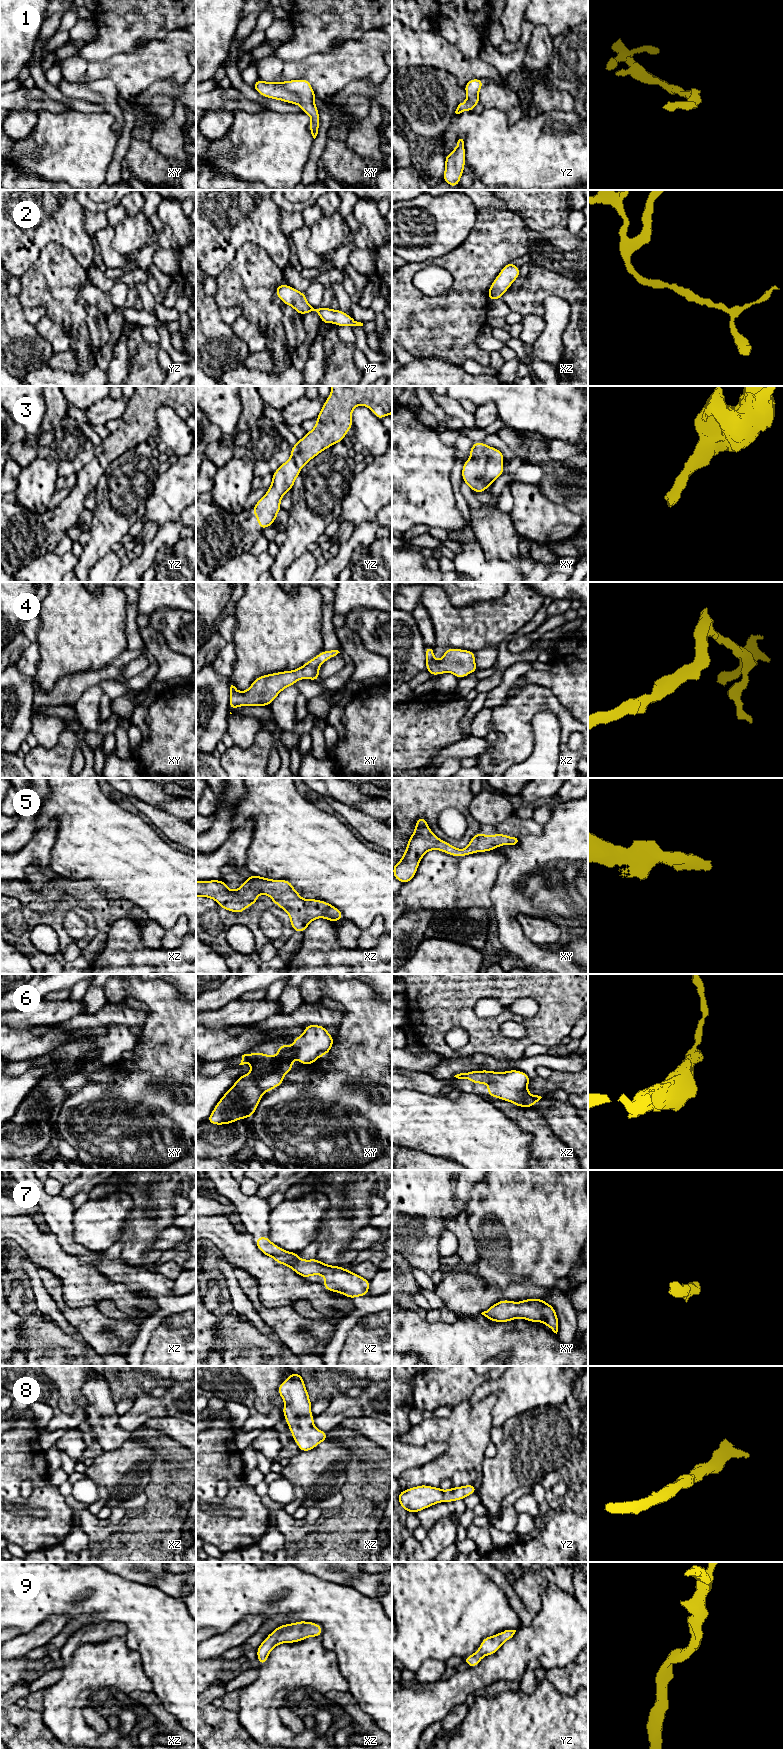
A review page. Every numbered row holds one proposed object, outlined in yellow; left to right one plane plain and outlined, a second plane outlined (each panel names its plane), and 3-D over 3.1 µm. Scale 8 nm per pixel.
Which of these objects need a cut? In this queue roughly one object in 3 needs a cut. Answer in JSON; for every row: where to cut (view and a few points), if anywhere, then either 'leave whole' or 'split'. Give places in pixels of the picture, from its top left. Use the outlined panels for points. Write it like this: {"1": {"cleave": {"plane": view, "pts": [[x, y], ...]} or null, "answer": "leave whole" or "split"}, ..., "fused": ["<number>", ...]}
{"1": {"cleave": null, "answer": "leave whole"}, "2": {"cleave": null, "answer": "leave whole"}, "3": {"cleave": null, "answer": "leave whole"}, "4": {"cleave": null, "answer": "leave whole"}, "5": {"cleave": null, "answer": "leave whole"}, "6": {"cleave": null, "answer": "leave whole"}, "7": {"cleave": null, "answer": "leave whole"}, "8": {"cleave": null, "answer": "leave whole"}, "9": {"cleave": null, "answer": "leave whole"}, "fused": []}

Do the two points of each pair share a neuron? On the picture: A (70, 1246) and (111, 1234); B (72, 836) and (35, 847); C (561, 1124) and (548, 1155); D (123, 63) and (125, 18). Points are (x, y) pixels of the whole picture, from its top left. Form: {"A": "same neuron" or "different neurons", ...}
{"A": "different neurons", "B": "different neurons", "C": "different neurons", "D": "different neurons"}

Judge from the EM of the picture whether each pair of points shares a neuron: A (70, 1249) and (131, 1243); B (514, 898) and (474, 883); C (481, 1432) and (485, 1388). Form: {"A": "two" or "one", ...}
{"A": "two", "B": "two", "C": "two"}

